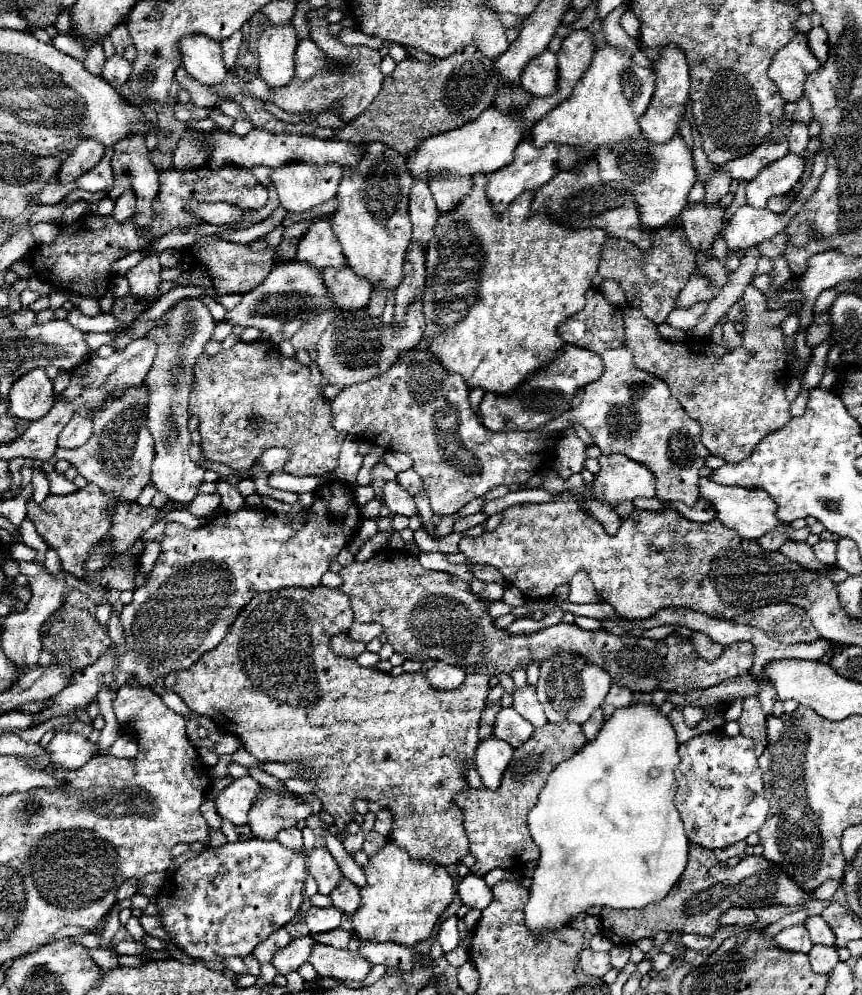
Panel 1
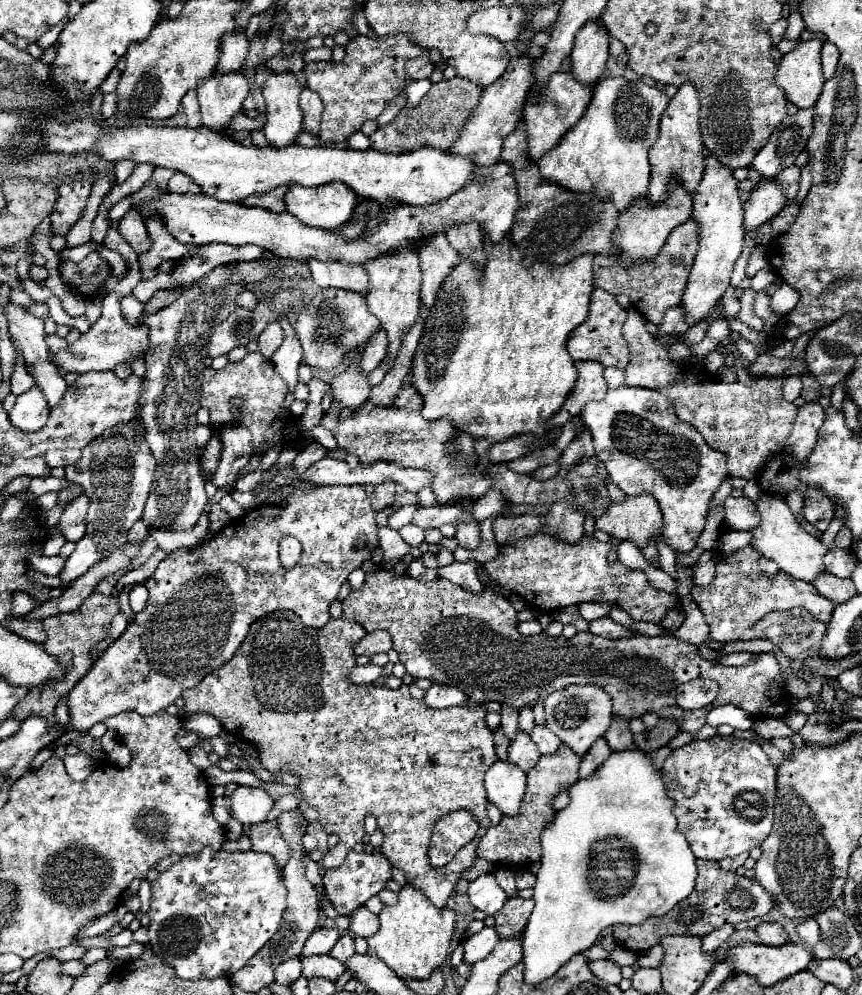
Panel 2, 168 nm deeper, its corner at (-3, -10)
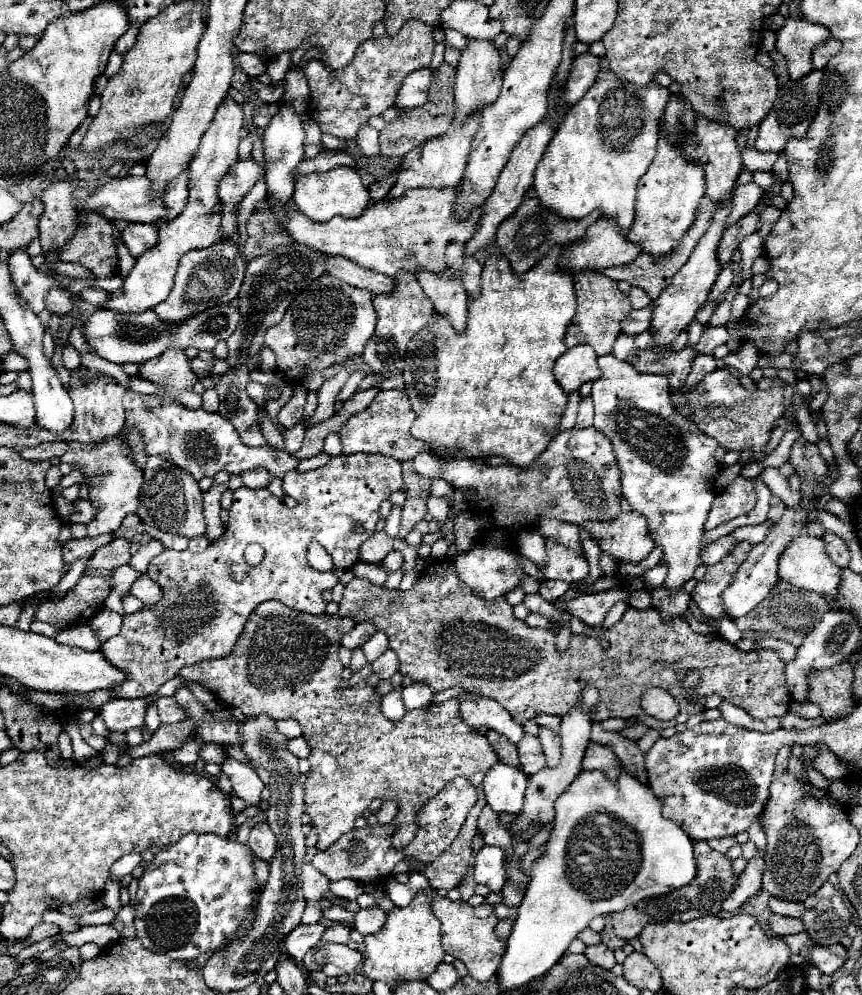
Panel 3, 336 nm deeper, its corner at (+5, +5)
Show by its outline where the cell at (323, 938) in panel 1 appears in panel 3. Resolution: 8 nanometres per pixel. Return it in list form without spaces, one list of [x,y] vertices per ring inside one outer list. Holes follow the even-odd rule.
[[[333,924],[325,930],[323,940],[325,942],[337,942],[337,944],[347,944],[349,942],[349,928],[345,924]]]

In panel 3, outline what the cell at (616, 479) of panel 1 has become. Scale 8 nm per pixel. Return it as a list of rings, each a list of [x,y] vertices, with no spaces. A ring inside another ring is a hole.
[[[635,510],[621,512],[609,522],[587,520],[583,526],[589,530],[591,538],[599,538],[603,542],[603,552],[619,562],[639,562],[655,546],[653,538],[649,536],[647,520]]]

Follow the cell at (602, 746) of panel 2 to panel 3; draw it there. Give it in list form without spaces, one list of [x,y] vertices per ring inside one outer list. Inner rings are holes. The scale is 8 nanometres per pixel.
[[[591,742],[587,746],[581,766],[583,766],[583,770],[603,770],[603,772],[607,772],[607,776],[611,780],[615,780],[617,772],[619,772],[619,762],[617,762],[617,756],[613,756],[613,750],[609,746],[603,746],[597,742]]]

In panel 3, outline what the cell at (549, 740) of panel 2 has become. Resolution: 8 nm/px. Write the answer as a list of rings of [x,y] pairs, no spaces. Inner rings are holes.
[[[539,726],[539,742],[543,746],[545,758],[547,758],[547,766],[555,766],[561,758],[561,738],[557,732],[549,730],[547,726]]]

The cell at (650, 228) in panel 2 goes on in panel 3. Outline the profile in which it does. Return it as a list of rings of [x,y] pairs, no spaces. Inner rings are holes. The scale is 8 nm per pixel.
[[[599,218],[595,224],[589,226],[589,230],[585,232],[585,238],[563,248],[563,256],[559,264],[575,274],[575,272],[581,272],[581,268],[599,270],[607,266],[619,266],[619,264],[633,262],[641,254],[641,248],[637,246],[637,242],[629,242],[627,236],[621,236],[621,234],[623,234],[621,226],[617,226],[615,218]]]

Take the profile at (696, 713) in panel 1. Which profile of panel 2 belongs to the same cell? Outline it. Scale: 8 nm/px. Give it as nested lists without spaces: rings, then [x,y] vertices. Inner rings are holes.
[[[721,705],[721,707],[713,707],[707,715],[707,723],[711,727],[719,727],[719,725],[731,725],[733,729],[751,729],[753,727],[753,719],[739,707],[735,705]]]

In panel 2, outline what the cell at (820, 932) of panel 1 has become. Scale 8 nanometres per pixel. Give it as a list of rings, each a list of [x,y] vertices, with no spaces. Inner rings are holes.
[[[805,919],[797,925],[797,933],[807,947],[813,947],[819,941],[819,927],[815,919]]]

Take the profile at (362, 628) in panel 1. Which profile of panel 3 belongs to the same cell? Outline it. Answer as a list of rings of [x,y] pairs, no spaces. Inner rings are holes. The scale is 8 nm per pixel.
[[[365,620],[365,622],[359,622],[351,632],[347,632],[343,638],[341,638],[341,646],[353,650],[357,646],[363,646],[373,634],[377,632],[377,626],[371,622],[371,620]]]

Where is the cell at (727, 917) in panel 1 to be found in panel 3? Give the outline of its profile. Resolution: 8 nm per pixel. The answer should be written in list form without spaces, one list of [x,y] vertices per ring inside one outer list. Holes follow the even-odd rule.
[[[771,914],[769,928],[771,928],[771,932],[775,936],[787,936],[787,934],[803,932],[803,922],[801,920],[793,920],[793,918],[783,918],[783,916]]]

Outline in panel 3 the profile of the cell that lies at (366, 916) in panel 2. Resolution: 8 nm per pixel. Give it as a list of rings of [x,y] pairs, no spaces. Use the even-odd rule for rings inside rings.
[[[377,906],[361,908],[359,912],[353,914],[353,926],[361,934],[373,934],[381,930],[381,924],[385,924],[385,912]]]

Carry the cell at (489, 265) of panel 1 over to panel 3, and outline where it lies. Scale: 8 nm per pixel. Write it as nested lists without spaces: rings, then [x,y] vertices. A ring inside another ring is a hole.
[[[557,246],[557,248],[551,248],[549,254],[537,264],[533,266],[529,272],[525,274],[515,274],[509,260],[499,254],[491,254],[487,256],[485,260],[485,266],[483,266],[481,277],[481,298],[471,298],[469,300],[469,316],[467,316],[467,326],[463,332],[457,332],[449,318],[439,314],[439,312],[433,312],[433,320],[417,332],[417,336],[411,338],[409,342],[409,350],[405,354],[405,368],[403,368],[403,378],[405,378],[405,390],[411,398],[411,404],[413,404],[413,410],[417,412],[417,418],[411,426],[411,434],[415,438],[421,438],[425,442],[431,444],[431,448],[435,452],[445,452],[445,450],[461,450],[463,456],[469,456],[469,458],[481,458],[481,456],[505,456],[509,460],[511,466],[517,466],[517,468],[523,468],[523,466],[529,466],[533,464],[533,460],[539,456],[541,450],[547,448],[549,440],[557,434],[555,432],[555,426],[563,414],[563,408],[565,408],[565,402],[567,402],[567,394],[563,392],[563,388],[559,386],[555,374],[553,374],[553,364],[555,360],[567,350],[565,348],[565,342],[563,342],[563,336],[565,336],[565,330],[571,322],[571,318],[575,316],[575,310],[577,310],[577,300],[575,300],[575,288],[573,288],[573,274],[571,272],[565,272],[561,266],[557,266],[557,258],[563,254],[563,248]]]

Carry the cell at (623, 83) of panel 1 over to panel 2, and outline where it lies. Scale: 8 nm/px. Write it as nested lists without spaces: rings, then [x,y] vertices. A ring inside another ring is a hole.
[[[627,79],[599,81],[579,123],[537,163],[541,177],[573,193],[591,193],[601,201],[613,201],[619,213],[631,211],[647,197],[651,177],[647,155],[657,141],[659,119],[667,105],[669,97],[653,85]]]

